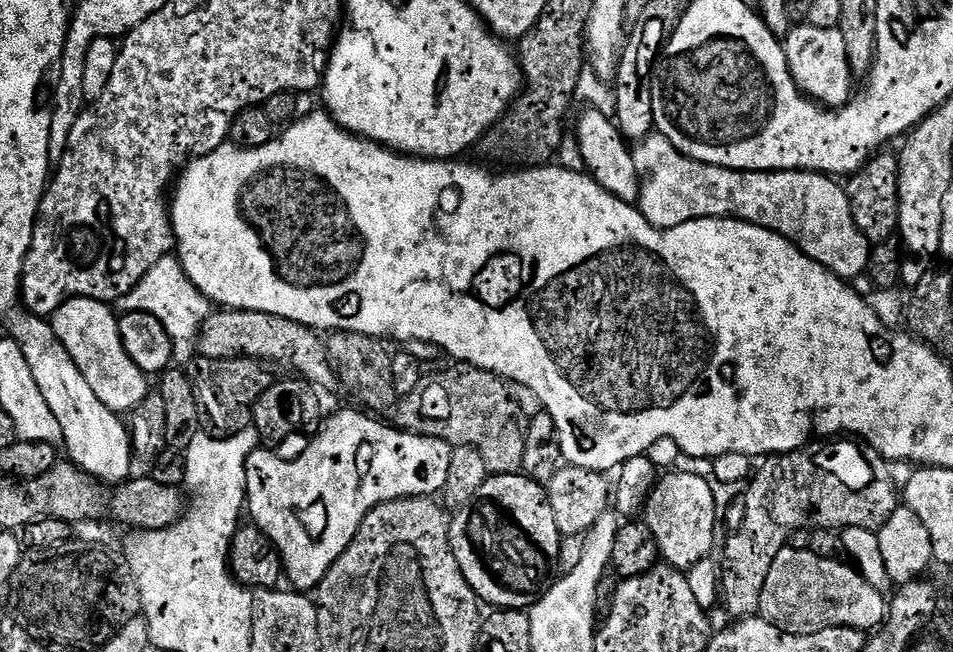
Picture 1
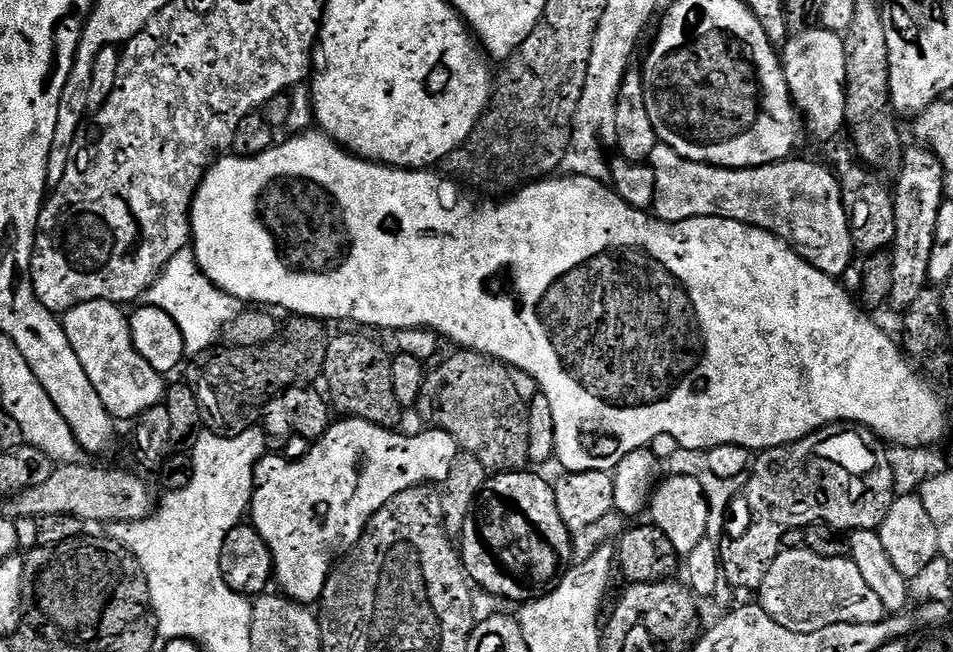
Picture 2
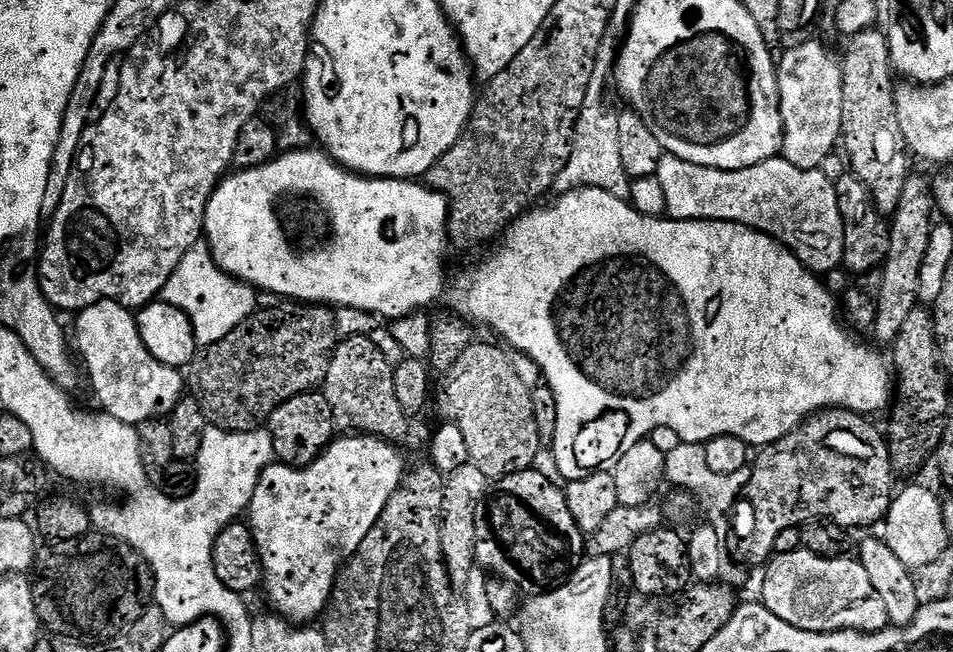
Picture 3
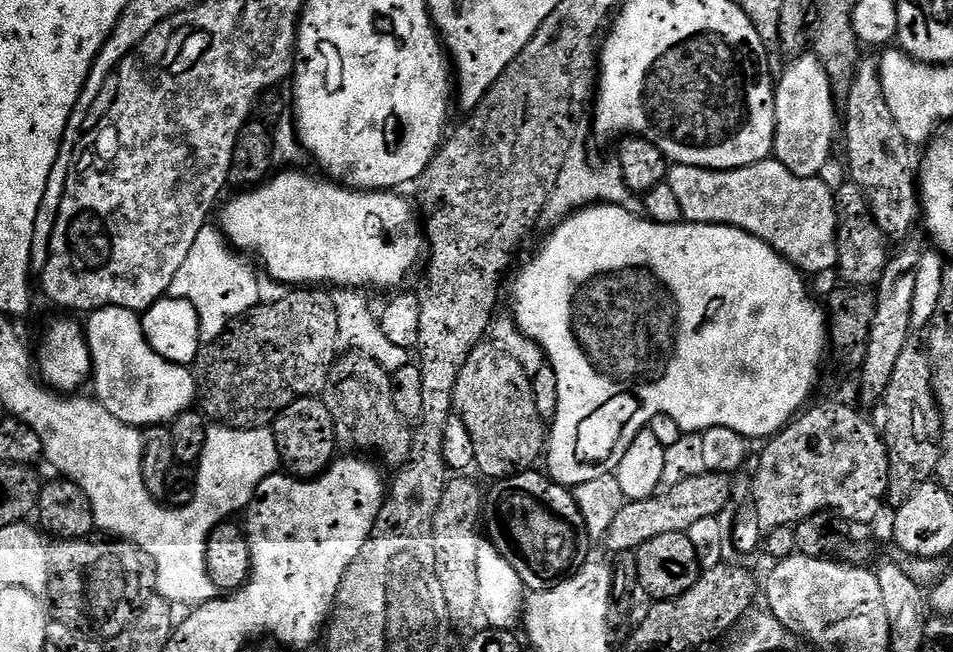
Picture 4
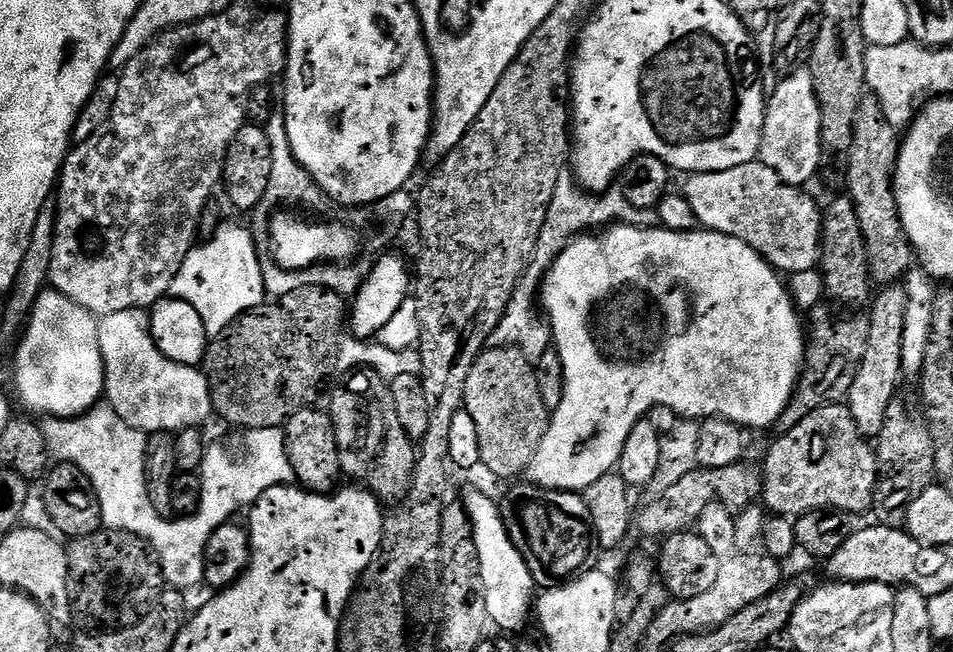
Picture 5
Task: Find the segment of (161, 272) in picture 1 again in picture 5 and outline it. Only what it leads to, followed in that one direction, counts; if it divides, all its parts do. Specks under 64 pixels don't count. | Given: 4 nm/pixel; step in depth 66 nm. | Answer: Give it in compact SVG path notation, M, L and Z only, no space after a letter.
M226 222L215 230L210 242L194 246L171 283L169 295L194 306L212 340L242 313L265 303L260 257L249 229Z

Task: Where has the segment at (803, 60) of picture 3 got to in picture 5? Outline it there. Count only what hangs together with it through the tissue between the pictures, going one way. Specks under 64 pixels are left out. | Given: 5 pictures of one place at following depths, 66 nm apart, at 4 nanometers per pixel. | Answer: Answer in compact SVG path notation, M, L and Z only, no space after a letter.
M807 67L787 73L776 87L771 89L764 110L764 129L758 159L760 163L770 166L770 170L774 170L774 174L778 174L782 182L797 186L807 185L807 180L814 179L816 171L822 168L822 110L818 106L814 78Z

